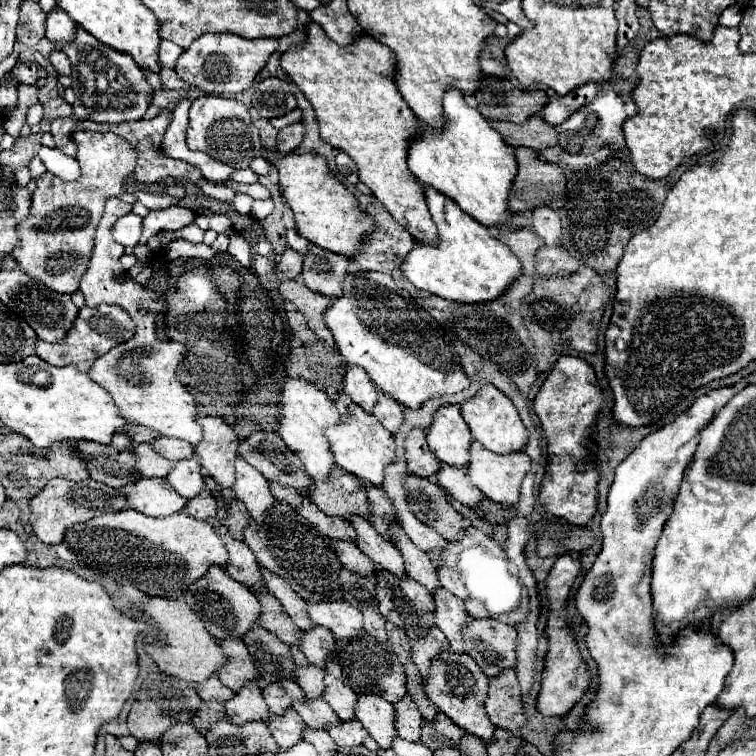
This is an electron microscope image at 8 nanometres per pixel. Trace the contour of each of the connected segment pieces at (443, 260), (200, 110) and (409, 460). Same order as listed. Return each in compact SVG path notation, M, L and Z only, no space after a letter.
M424 188L426 204L432 220L438 228L438 244L430 246L424 242L414 242L412 250L402 260L402 274L420 290L430 294L458 300L458 302L484 302L498 298L508 284L520 276L520 260L502 244L492 232L476 222L472 216L464 214L452 198L440 194L440 190Z
M200 96L192 102L190 126L188 126L188 148L204 152L232 168L248 168L248 164L256 156L262 156L264 152L262 138L248 114L248 108L238 100L222 98L222 96Z
M420 428L410 430L410 434L406 436L404 452L406 452L406 464L408 464L410 472L416 476L430 478L436 472L436 468L440 466L438 458L428 450L424 430L420 430Z

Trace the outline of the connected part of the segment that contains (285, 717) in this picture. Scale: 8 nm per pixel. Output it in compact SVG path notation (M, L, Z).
M294 708L286 710L284 714L272 714L270 718L264 720L270 734L274 736L276 744L280 748L288 748L292 744L296 744L302 738L302 730L304 730L304 722L302 718L296 714Z

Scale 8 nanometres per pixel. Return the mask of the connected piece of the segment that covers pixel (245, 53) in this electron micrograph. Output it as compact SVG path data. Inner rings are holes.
M202 34L192 42L188 50L184 50L176 62L174 72L188 86L214 92L214 94L236 94L244 92L252 86L256 74L266 64L268 56L278 48L274 38L248 40L236 34Z

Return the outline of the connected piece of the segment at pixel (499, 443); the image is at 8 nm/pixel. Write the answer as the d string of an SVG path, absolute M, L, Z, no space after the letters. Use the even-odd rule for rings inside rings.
M494 384L482 386L470 400L462 402L460 412L462 412L464 422L468 424L474 440L478 440L488 450L492 450L496 454L512 454L512 452L518 452L524 448L528 432L516 412L512 400L508 400L506 394L500 392Z

